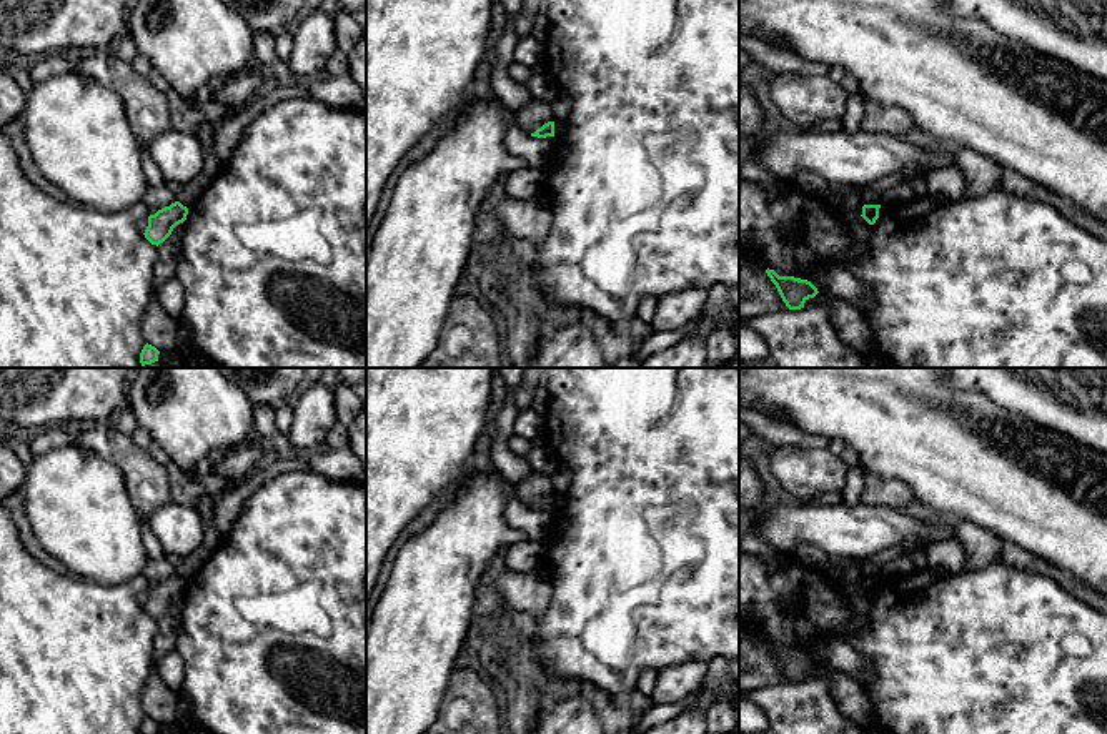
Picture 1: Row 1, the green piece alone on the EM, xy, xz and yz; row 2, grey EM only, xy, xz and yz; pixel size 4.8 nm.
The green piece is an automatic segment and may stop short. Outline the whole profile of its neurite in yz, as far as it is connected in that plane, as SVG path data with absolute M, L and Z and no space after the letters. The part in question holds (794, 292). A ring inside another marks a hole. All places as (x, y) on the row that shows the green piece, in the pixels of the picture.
M766 270L771 281L776 285L782 301L789 310L801 310L809 298L814 298L819 291L817 288L801 278L779 276L774 270Z

